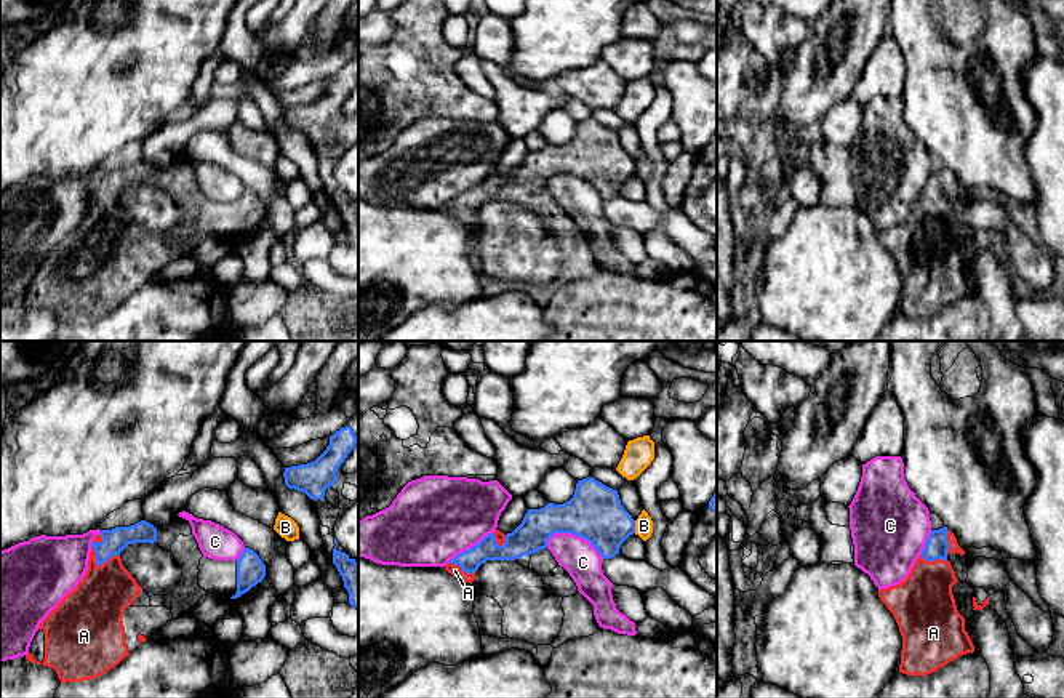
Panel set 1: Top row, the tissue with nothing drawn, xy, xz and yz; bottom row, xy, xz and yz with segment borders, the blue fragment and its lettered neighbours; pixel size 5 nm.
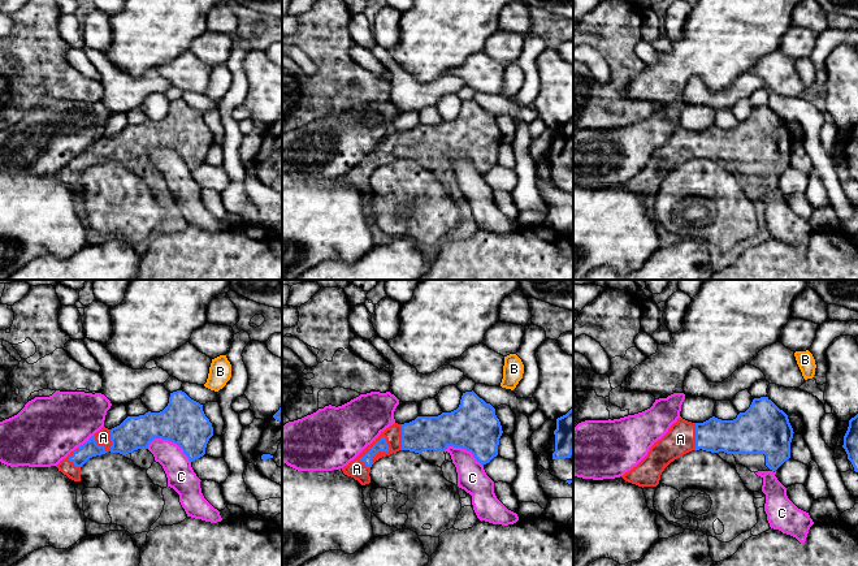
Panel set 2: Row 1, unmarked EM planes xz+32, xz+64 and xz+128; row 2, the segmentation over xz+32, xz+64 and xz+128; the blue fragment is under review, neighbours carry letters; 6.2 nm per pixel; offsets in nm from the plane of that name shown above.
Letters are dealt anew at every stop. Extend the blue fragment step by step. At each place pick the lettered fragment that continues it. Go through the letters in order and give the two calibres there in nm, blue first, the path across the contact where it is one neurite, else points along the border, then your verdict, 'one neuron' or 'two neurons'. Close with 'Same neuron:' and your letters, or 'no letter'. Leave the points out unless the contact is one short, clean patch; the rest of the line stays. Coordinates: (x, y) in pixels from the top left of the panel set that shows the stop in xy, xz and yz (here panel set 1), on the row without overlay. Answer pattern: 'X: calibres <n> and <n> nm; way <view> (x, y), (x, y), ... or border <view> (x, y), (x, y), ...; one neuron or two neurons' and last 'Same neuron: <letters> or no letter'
A: calibres 120 and 300 nm; one neuron
B: calibres 280 and 100 nm; border xz (634, 162), (636, 173); two neurons
C: calibres 280 and 180 nm; two neurons
Same neuron: A

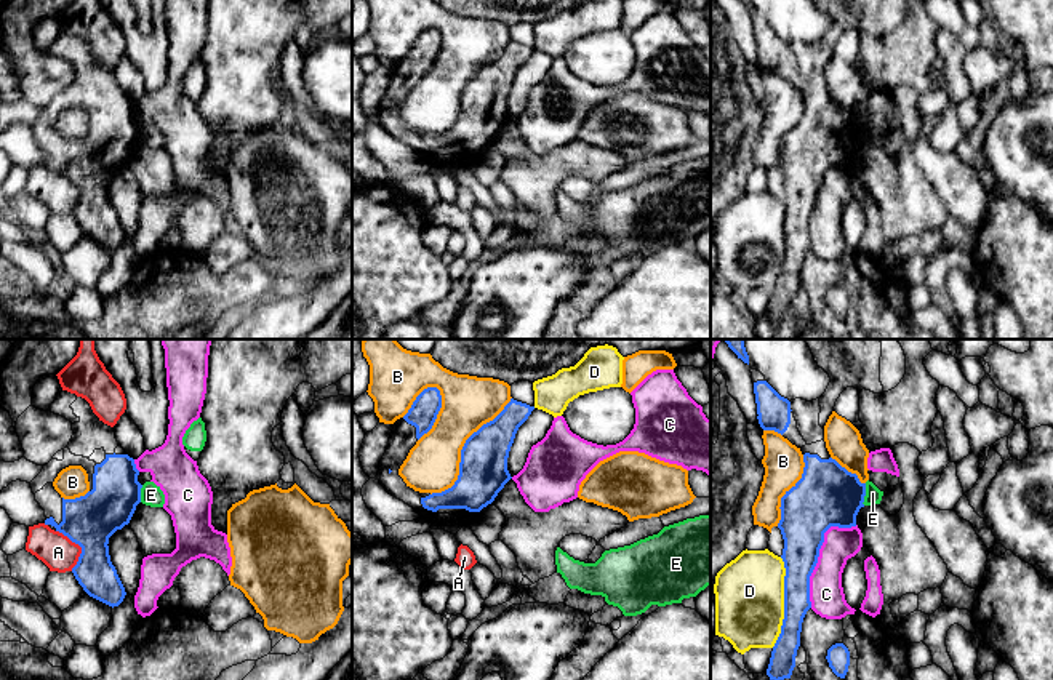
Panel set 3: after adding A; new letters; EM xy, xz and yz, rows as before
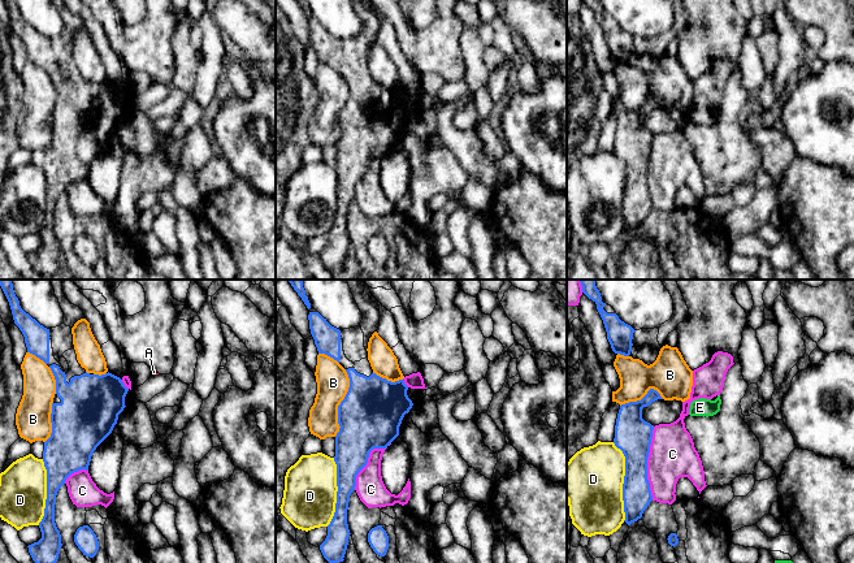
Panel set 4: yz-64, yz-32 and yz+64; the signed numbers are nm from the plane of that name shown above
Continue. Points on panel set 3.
A: calibres 260 and 180 nm; border xy (56, 172), (80, 189), (79, 202), (72, 212); two neurons
B: calibres 240 and 280 nm; two neurons
C: calibres 280 and 180 nm; two neurons
D: calibres 180 and 360 nm; two neurons
E: calibres 320 and 80 nm; border yz (866, 125), (863, 146); two neurons
Same neuron: no letter

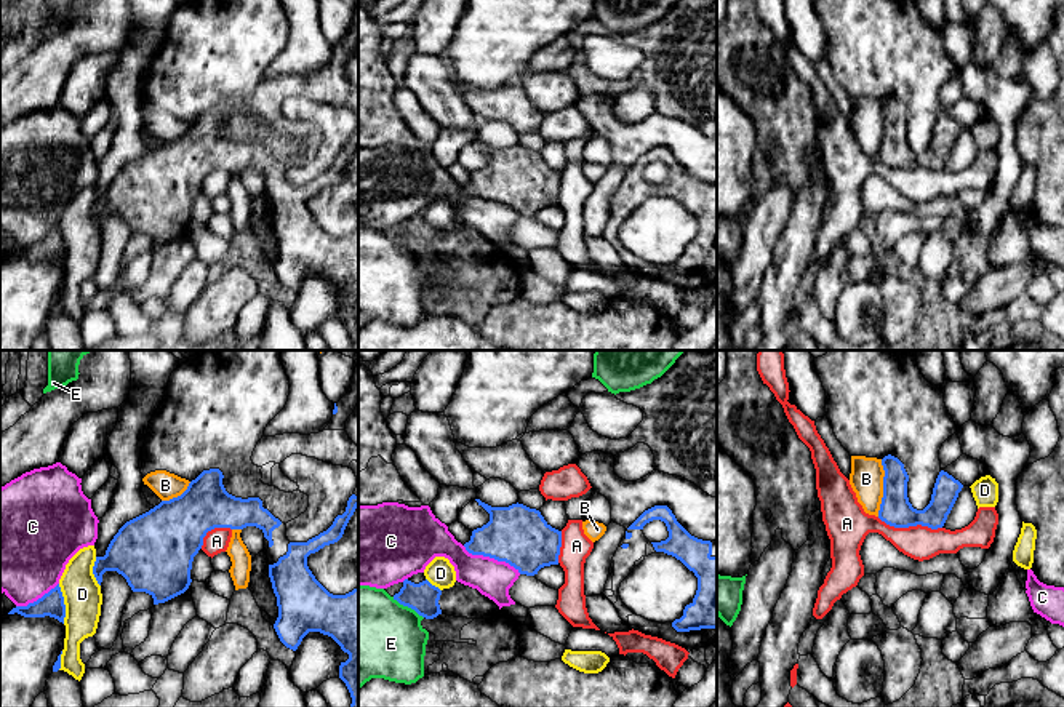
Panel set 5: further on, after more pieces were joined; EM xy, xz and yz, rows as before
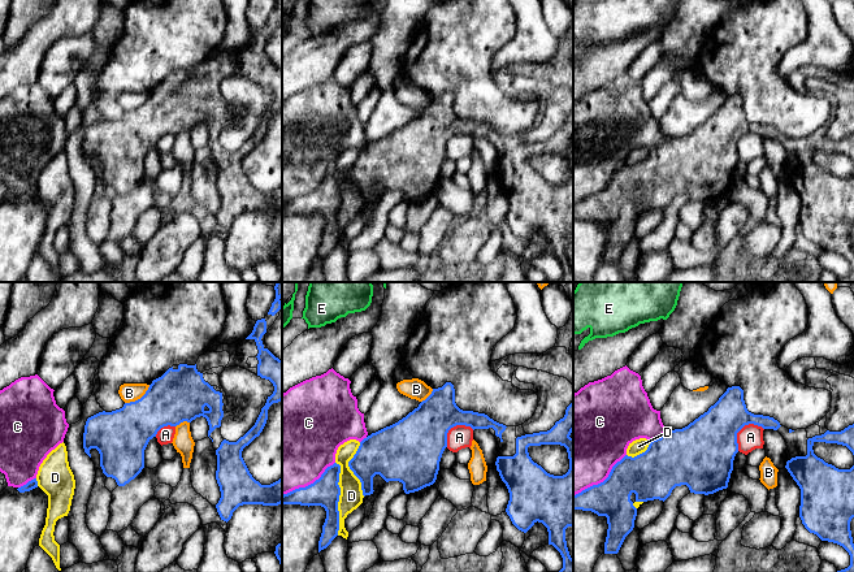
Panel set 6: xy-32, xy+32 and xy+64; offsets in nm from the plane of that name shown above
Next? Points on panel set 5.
A: calibres 160 and 180 nm; border yz (877, 159), (895, 168), (927, 167), (941, 170); two neurons
B: calibres 160 and 170 nm; two neurons
C: calibres 300 and 190 nm; two neurons
D: calibres 120 and 190 nm; two neurons
E: calibres 150 and 440 nm; two neurons
Same neuron: no letter

